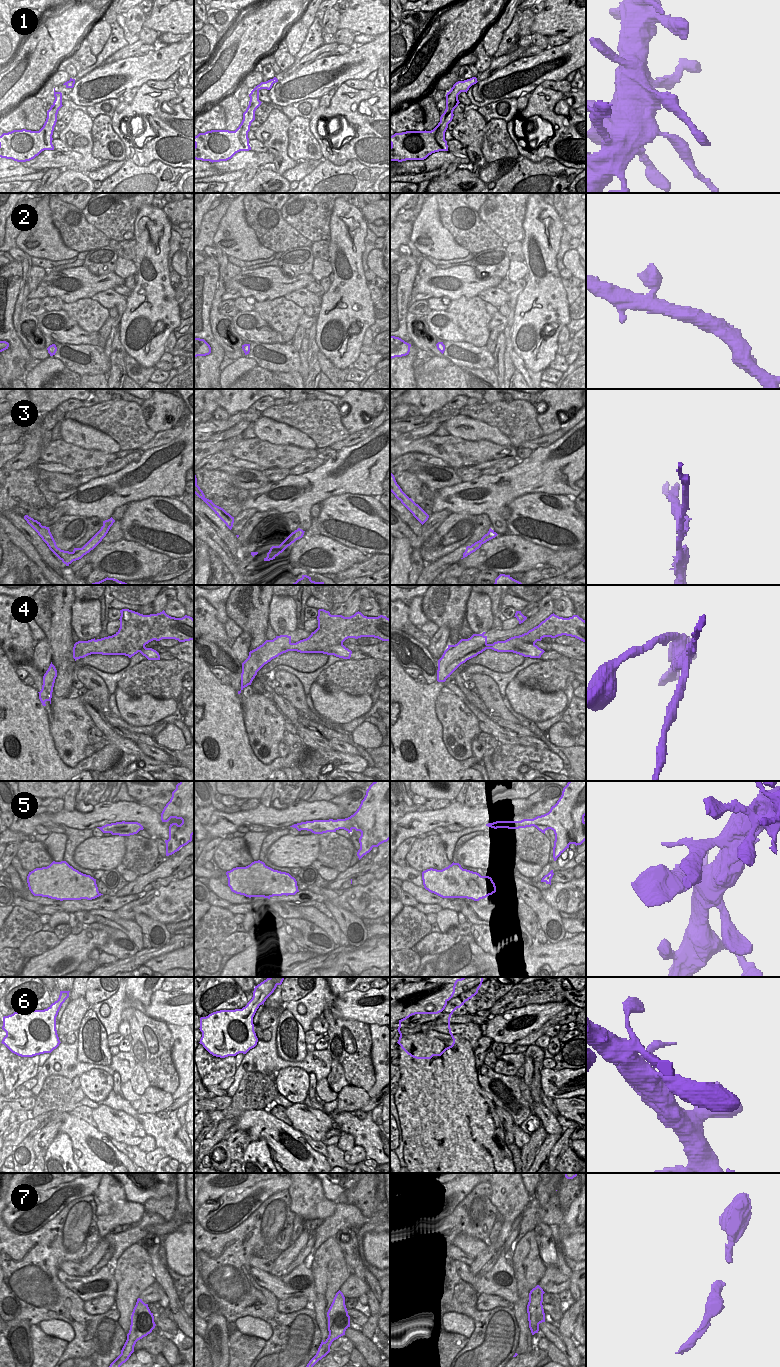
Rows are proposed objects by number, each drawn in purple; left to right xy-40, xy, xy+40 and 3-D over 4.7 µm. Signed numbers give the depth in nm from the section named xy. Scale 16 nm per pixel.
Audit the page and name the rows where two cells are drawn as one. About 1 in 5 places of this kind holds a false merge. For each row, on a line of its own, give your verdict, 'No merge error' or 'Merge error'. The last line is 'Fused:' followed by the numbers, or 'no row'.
1: No merge error
2: No merge error
3: Merge error
4: Merge error
5: No merge error
6: No merge error
7: No merge error
Fused: 3, 4.

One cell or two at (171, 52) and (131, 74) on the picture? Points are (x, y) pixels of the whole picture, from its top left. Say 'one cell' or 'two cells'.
one cell

